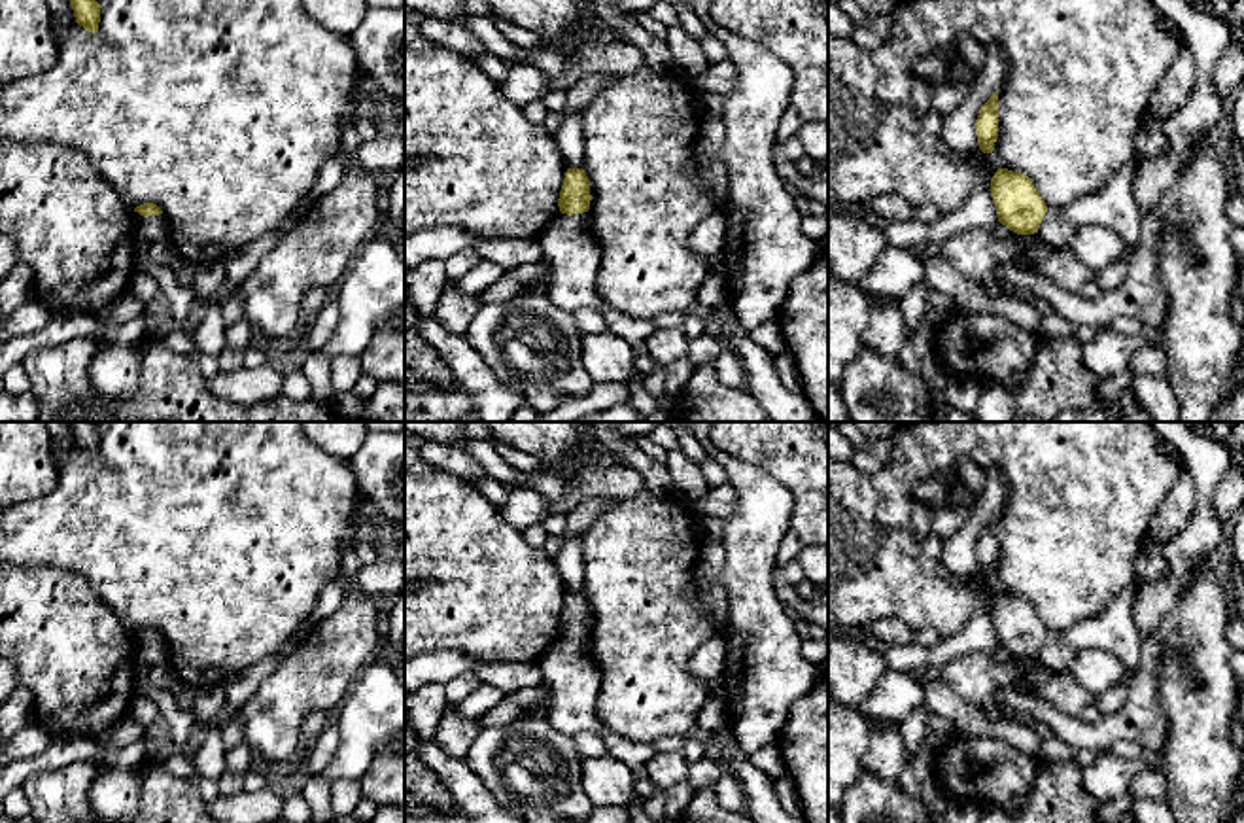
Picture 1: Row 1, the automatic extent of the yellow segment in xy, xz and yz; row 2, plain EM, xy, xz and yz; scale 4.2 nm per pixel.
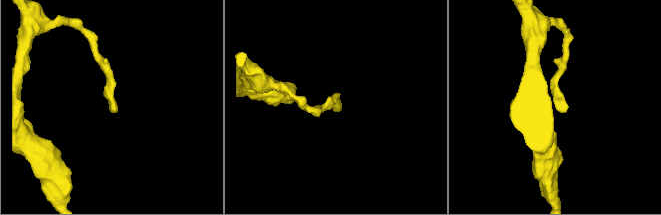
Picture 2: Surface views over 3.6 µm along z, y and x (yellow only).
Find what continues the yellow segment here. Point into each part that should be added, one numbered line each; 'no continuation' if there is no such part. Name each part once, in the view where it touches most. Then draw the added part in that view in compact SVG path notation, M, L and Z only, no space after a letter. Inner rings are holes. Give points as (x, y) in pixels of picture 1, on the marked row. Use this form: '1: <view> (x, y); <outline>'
1: xy (152, 229); M132 210L134 216L134 238L136 244L144 242L147 246L170 238L170 223L164 214L144 218Z

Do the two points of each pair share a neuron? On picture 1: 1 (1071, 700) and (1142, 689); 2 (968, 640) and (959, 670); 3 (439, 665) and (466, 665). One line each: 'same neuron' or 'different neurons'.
1: different neurons
2: different neurons
3: same neuron

